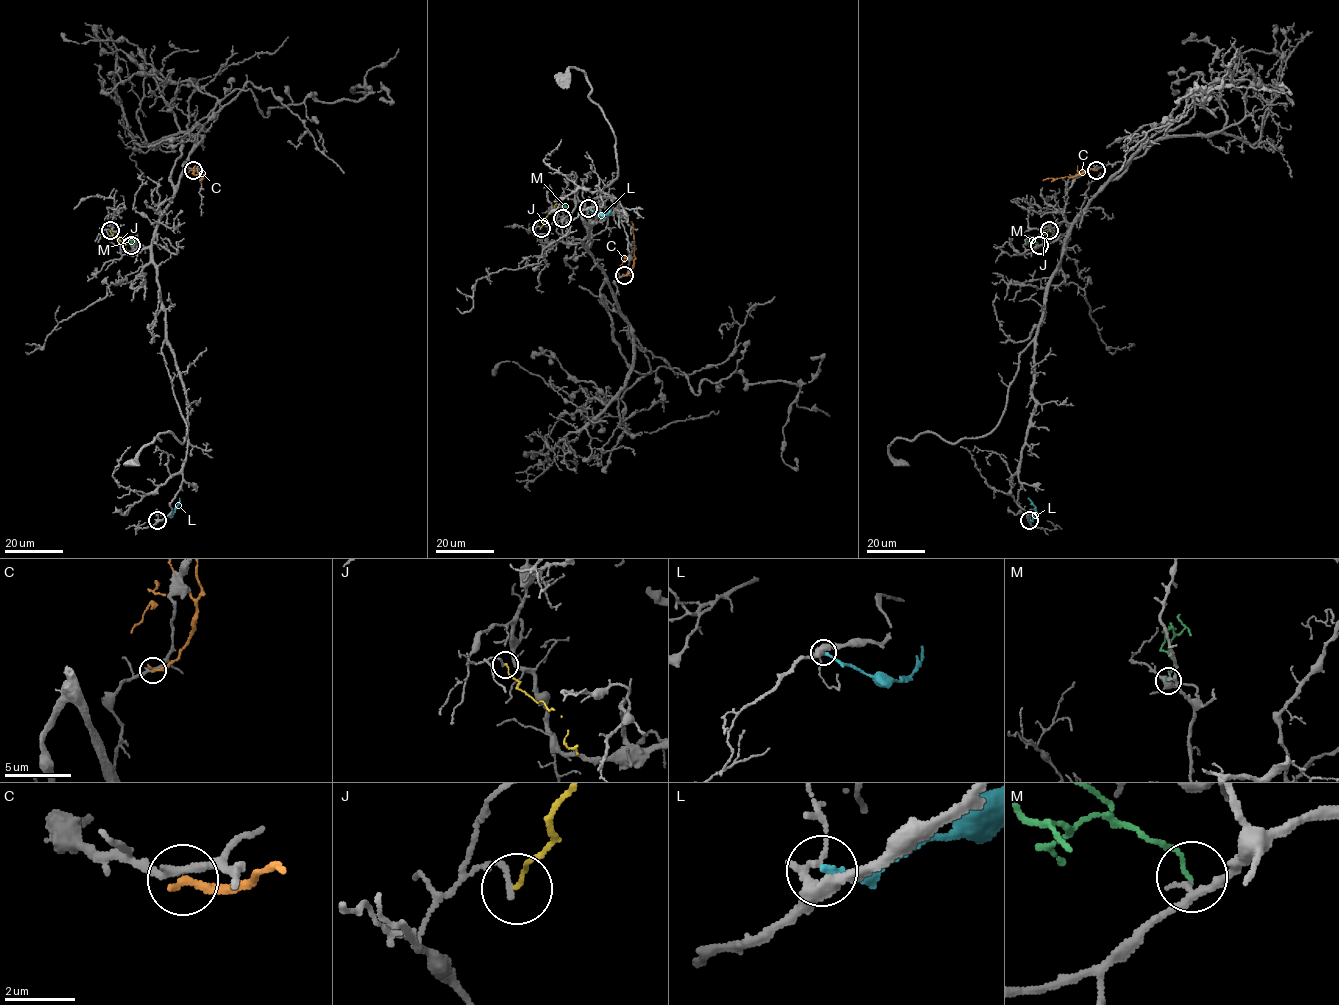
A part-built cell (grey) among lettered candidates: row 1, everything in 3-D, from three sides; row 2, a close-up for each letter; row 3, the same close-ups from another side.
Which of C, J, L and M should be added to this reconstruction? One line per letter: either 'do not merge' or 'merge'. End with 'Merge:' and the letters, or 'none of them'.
C: do not merge
J: do not merge
L: do not merge
M: merge
Merge: M

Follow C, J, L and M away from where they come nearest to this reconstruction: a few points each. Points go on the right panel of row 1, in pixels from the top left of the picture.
C: (1096, 170), (1090, 169), (1071, 177), (1042, 180)
J: (1049, 230), (1028, 241), (1032, 250)
L: (1029, 520), (1034, 517), (1036, 509), (1028, 498)
M: (1039, 245), (1024, 239)

